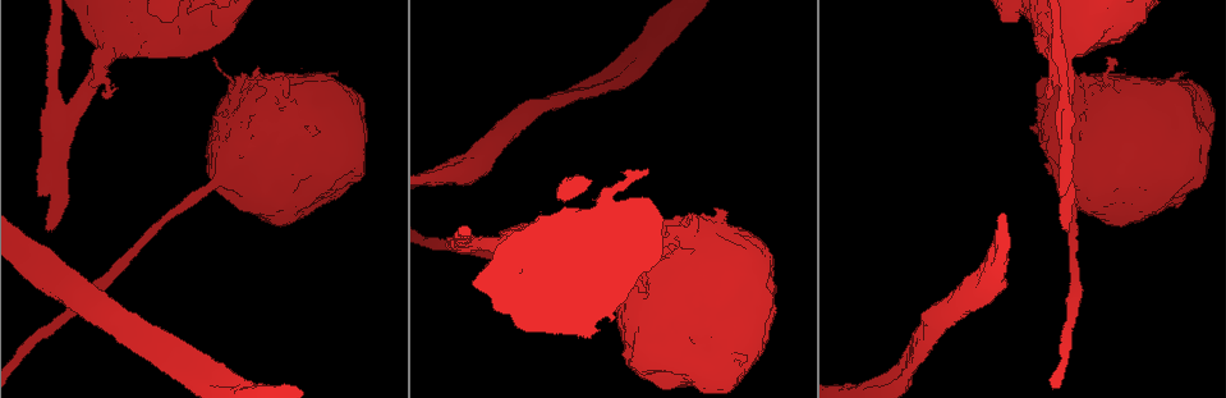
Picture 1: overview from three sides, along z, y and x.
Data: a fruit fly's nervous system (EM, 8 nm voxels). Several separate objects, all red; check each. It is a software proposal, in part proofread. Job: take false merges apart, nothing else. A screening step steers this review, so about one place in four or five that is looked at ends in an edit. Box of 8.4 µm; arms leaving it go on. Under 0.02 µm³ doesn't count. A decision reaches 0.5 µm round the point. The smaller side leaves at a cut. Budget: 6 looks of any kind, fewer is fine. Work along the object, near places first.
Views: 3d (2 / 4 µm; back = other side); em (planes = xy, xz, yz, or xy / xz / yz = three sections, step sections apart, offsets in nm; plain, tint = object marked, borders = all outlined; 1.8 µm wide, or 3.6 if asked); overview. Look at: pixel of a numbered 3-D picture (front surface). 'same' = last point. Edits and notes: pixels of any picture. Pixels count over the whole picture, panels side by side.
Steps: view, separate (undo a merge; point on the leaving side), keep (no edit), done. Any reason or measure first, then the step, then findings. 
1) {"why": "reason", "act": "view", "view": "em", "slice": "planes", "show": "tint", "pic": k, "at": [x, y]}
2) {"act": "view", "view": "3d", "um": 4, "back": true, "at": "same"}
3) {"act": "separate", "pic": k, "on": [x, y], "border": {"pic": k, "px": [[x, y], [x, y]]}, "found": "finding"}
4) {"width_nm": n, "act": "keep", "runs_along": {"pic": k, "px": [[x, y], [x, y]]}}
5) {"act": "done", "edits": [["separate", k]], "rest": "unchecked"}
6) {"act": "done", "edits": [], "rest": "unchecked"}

{"why": "sudden change in width", "act": "view", "view": "em", "um": 3.6, "slice": "planes", "show": "borders", "pic": 1, "at": [149, 27]}

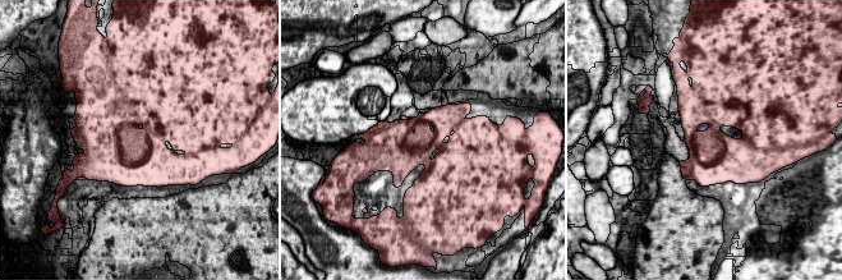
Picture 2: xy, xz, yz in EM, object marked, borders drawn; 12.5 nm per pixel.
{"act": "keep", "found": "all the same cell"}

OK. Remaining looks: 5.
{"why": "sudden change in width", "act": "view", "view": "em", "um": 3.6, "slice": "xy", "step": 16, "show": "tint", "pic": 1, "at": [750, 353]}

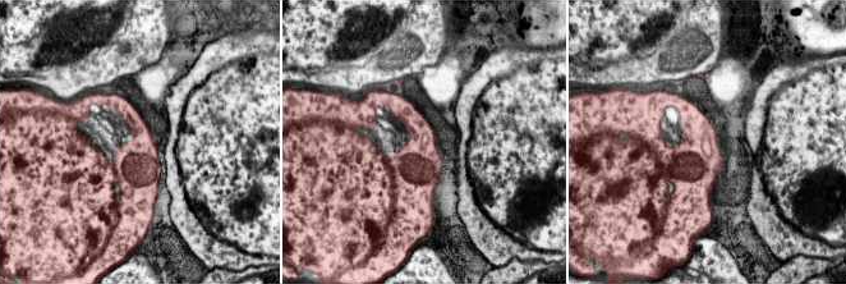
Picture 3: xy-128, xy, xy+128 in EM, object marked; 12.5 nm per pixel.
{"act": "view", "view": "em", "um": 3.6, "slice": "planes", "show": "tint", "at": "same"}

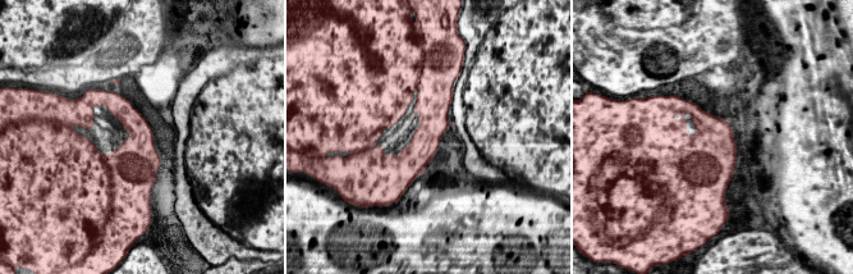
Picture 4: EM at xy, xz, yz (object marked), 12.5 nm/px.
{"act": "keep", "found": "all the same cell"}

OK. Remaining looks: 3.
{"why": "touches itself", "act": "view", "view": "em", "slice": "planes", "show": "tint", "pic": 1, "at": [580, 92]}

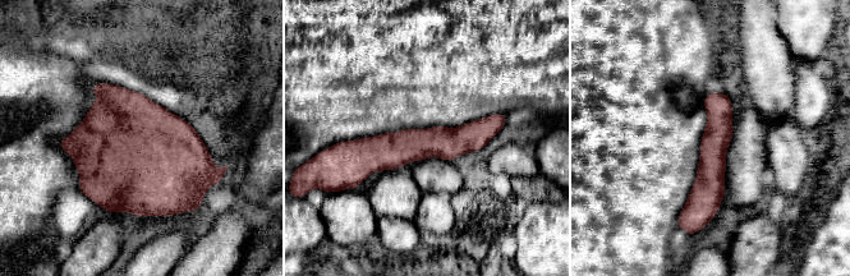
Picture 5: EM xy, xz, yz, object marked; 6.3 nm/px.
{"act": "keep", "runs_along": {"pic": 5, "px": [[501, 122], [454, 142], [350, 147]]}, "found": "all the same cell"}

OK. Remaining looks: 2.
{"act": "done", "edits": [], "rest": "unchecked"}

